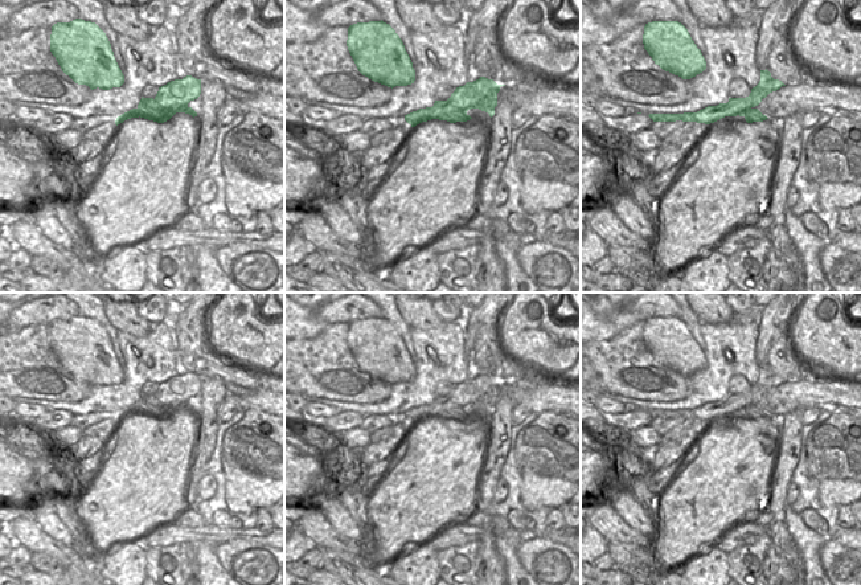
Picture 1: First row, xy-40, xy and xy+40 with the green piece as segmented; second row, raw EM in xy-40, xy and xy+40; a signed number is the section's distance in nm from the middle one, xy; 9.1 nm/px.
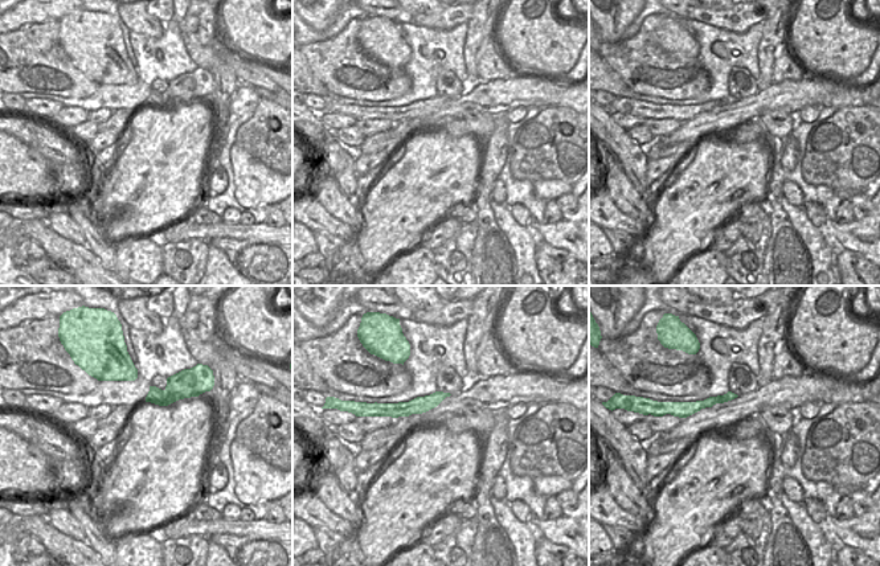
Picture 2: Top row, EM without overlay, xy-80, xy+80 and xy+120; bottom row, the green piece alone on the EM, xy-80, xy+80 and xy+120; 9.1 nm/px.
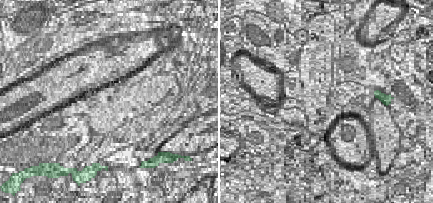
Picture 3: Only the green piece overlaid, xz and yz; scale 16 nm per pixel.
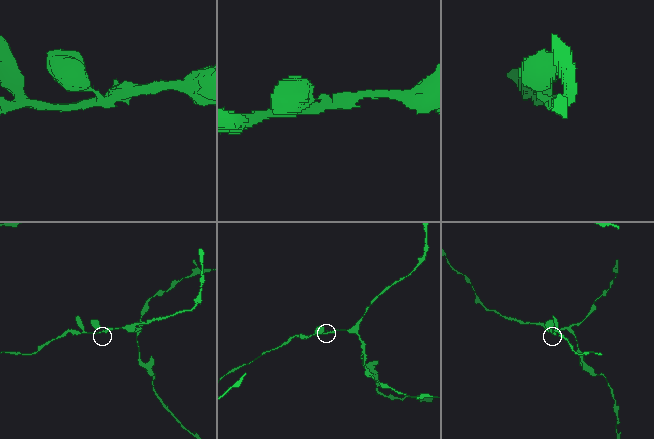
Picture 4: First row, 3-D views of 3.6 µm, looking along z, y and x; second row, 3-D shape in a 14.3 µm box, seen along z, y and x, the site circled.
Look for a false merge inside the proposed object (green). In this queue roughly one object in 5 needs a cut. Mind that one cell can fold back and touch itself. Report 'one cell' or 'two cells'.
two cells

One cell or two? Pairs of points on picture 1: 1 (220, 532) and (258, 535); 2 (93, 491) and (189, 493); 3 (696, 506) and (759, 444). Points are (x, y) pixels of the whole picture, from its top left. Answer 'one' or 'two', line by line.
1: one
2: two
3: one

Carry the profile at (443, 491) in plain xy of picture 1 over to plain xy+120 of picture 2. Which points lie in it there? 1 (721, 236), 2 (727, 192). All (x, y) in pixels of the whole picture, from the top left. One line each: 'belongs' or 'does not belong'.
1: does not belong
2: belongs

